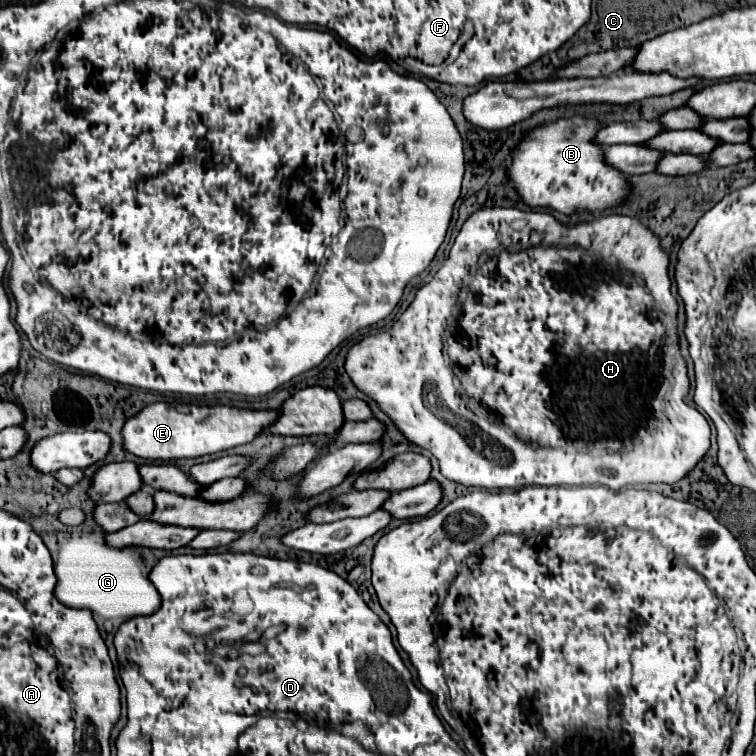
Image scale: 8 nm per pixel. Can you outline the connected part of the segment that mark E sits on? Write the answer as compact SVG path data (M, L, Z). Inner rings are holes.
M156 402L126 420L122 428L122 446L126 452L146 460L174 462L182 458L196 458L252 442L264 424L272 424L272 420L276 420L276 412L278 410Z

